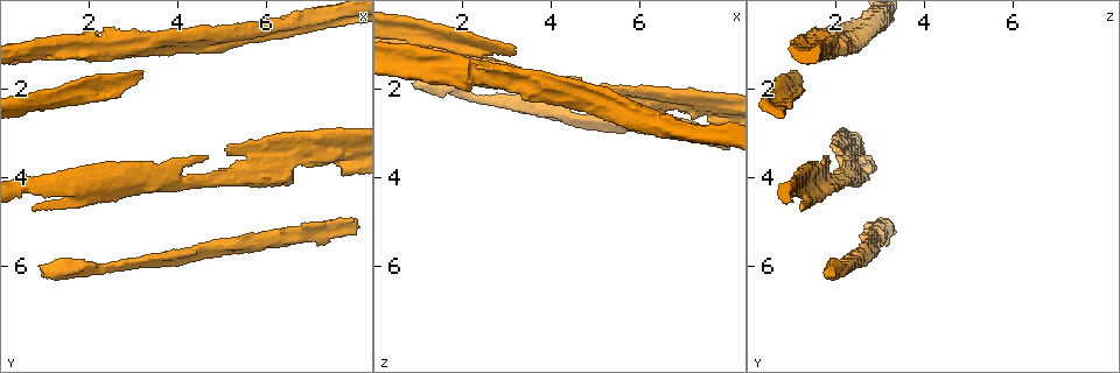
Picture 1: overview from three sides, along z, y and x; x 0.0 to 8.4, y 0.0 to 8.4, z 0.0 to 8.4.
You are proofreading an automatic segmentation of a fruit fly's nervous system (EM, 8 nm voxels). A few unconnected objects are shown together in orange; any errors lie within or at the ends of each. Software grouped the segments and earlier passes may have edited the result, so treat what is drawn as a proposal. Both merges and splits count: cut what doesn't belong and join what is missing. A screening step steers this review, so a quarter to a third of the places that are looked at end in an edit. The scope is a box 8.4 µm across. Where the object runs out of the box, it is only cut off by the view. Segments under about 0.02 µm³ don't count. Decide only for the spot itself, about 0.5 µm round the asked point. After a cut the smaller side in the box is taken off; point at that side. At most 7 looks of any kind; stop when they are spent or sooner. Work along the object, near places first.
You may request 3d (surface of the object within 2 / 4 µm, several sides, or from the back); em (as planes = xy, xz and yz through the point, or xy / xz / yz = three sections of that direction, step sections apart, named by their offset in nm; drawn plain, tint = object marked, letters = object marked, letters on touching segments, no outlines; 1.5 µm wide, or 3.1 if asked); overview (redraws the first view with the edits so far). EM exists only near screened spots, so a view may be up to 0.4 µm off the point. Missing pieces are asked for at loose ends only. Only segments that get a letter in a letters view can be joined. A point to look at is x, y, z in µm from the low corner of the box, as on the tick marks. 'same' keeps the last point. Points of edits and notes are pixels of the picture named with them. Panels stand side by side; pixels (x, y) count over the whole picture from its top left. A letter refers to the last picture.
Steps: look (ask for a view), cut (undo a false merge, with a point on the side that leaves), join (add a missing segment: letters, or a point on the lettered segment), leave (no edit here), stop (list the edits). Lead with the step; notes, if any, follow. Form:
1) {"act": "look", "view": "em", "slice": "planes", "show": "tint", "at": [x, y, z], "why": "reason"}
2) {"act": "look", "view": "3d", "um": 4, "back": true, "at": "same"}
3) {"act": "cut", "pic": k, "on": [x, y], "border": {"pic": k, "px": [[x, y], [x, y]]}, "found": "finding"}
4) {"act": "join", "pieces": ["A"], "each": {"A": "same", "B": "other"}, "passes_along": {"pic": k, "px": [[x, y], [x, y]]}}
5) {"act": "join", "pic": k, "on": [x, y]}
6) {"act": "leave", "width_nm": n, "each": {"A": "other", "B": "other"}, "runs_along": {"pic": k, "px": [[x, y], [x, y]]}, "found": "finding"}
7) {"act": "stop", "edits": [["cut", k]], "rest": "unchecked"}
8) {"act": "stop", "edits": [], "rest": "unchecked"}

{"act": "look", "view": "3d", "um": 4, "at": [1.75, 6.00, 1.95], "why": "calibre changes"}

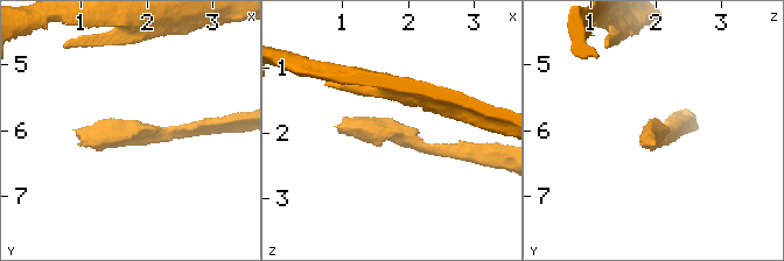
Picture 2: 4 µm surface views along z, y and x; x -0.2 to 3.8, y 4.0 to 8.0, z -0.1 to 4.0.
{"act": "look", "view": "em", "slice": "planes", "show": "letters", "at": [1.80, 6.05, 1.95], "why": "shape alone is not enough"}

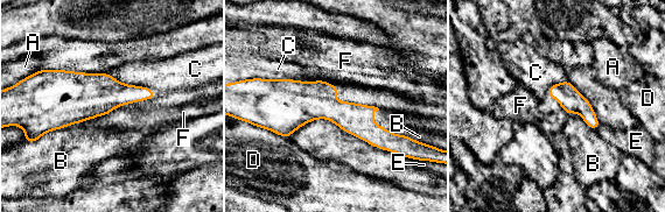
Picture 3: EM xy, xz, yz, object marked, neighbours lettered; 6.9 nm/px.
{"act": "leave", "each": {"A": "other", "B": "other", "C": "other", "D": "other", "E": "other", "F": "other"}, "runs_along": {"pic": 3, "px": [[257, 98], [320, 101], [389, 135]]}, "found": "one cell here"}

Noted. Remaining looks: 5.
{"act": "look", "view": "em", "slice": "planes", "show": "plain", "at": [1.40, 1.05, 1.50], "why": "two arms in line, one across"}

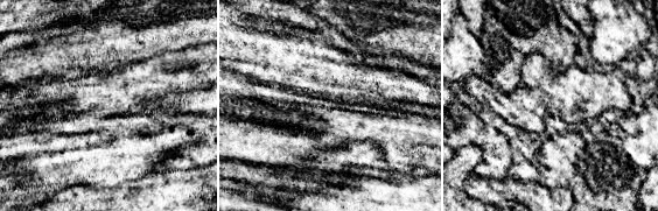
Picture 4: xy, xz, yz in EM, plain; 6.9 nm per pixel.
{"act": "look", "view": "em", "slice": "planes", "show": "letters", "at": "same", "why": "what lies round it"}

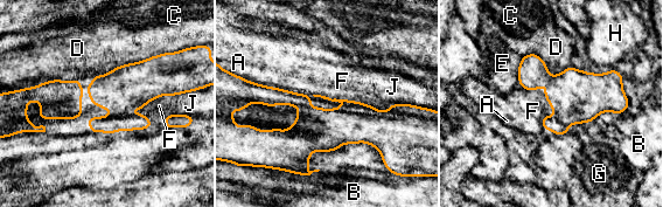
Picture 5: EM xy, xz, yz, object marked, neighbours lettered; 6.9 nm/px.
{"act": "leave", "longest_contact_nm": ["F", 420], "each": {"A": "other", "B": "other", "C": "other", "D": "other", "E": "other", "F": "other", "G": "other", "H": "other", "J": "other"}, "runs_along": {"pic": 5, "px": [[393, 123], [262, 135]]}, "found": "continuous, no second cell"}

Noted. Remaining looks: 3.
{"act": "look", "view": "3d", "um": 4, "back": true, "at": [6.05, 3.95, 2.40], "why": "two arms in line, one across"}

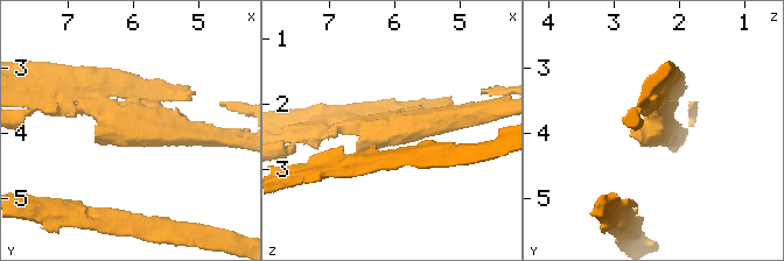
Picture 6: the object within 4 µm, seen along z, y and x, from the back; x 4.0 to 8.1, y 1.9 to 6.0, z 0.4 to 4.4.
{"act": "look", "view": "em", "slice": "planes", "show": "tint", "at": [6.05, 3.95, 2.40]}

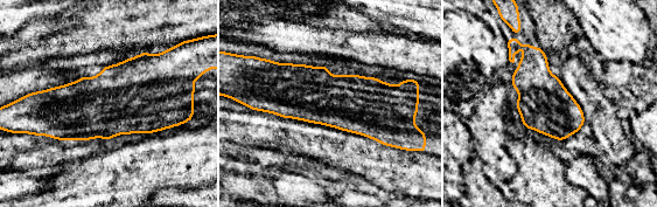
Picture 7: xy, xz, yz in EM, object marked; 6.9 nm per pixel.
{"act": "look", "view": "em", "slice": "planes", "show": "letters", "at": "same", "why": "what lies round it"}

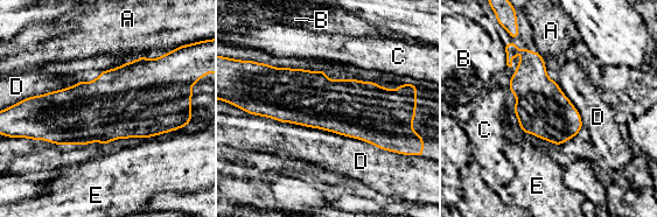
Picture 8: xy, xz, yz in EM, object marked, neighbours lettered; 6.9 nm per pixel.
{"act": "leave", "each": {"A": "other", "B": "other", "C": "other", "D": "other", "E": "other"}, "found": "continuous, no second cell"}

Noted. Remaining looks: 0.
{"act": "stop", "edits": [], "rest": "unchecked"}

